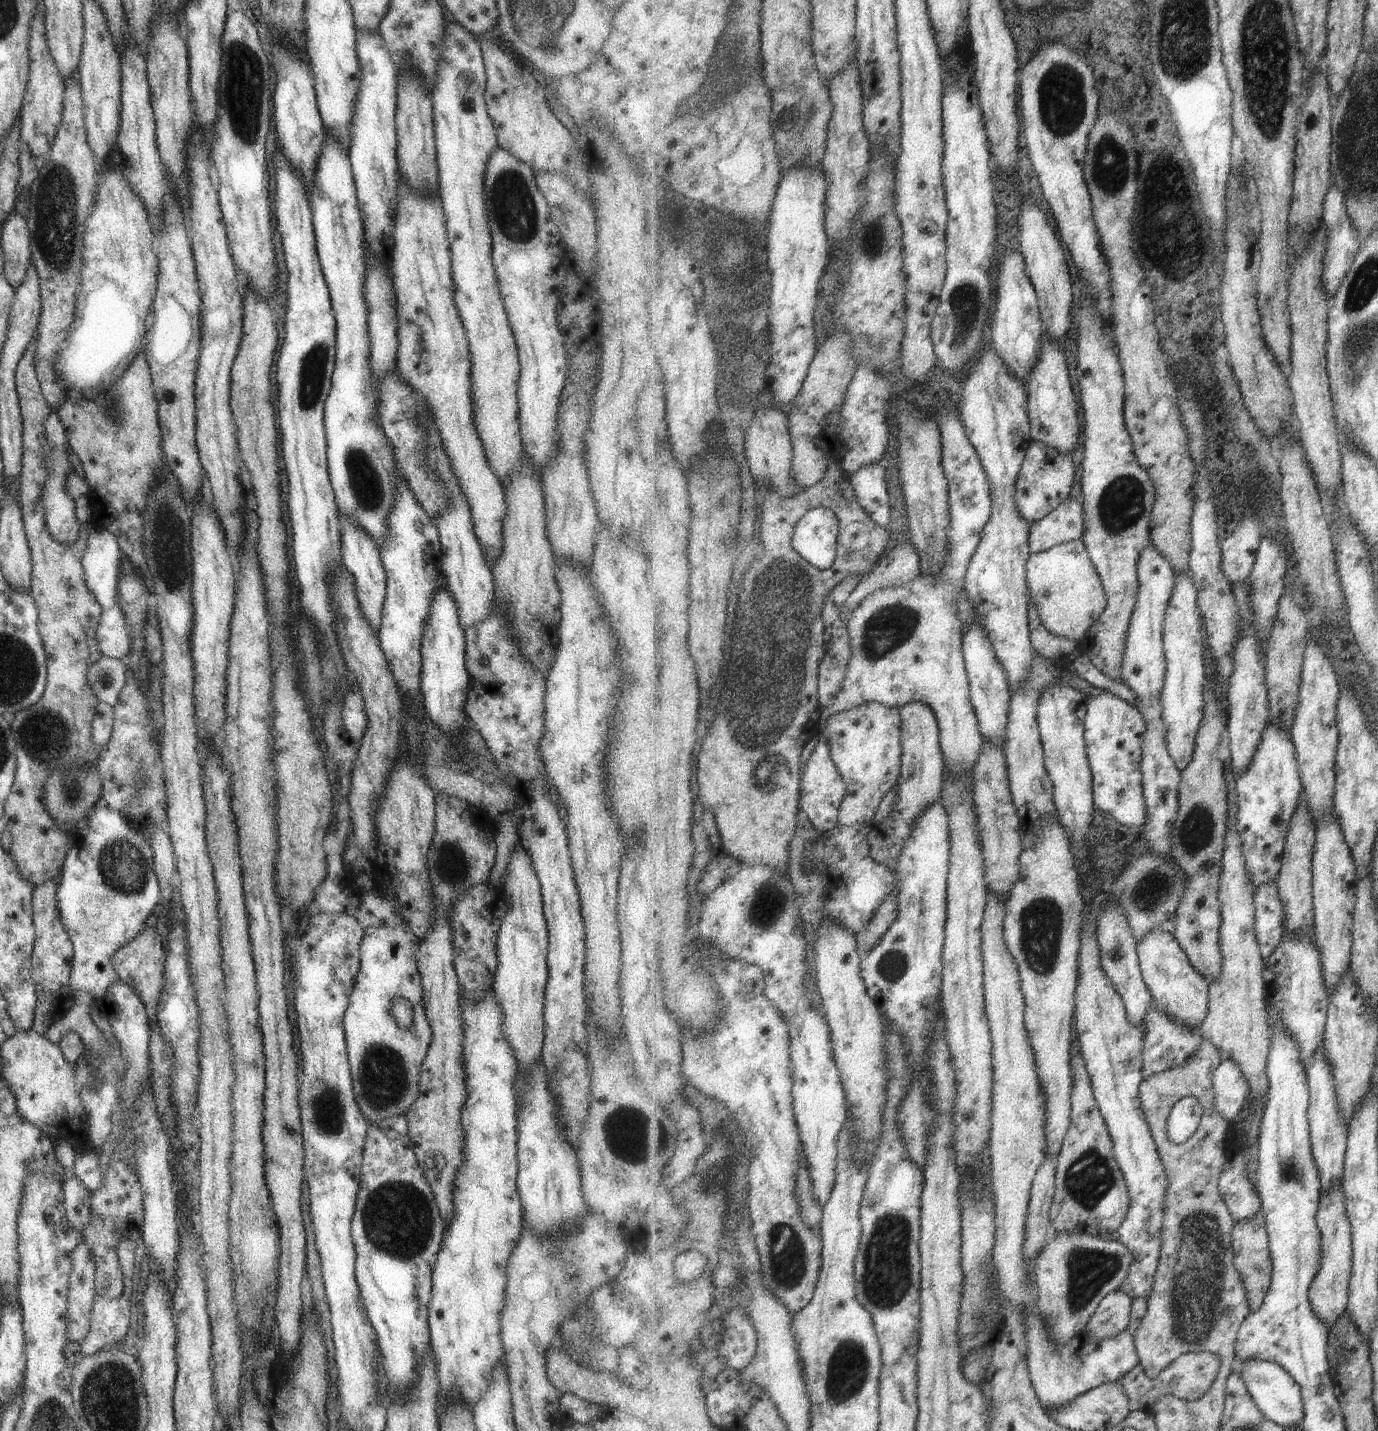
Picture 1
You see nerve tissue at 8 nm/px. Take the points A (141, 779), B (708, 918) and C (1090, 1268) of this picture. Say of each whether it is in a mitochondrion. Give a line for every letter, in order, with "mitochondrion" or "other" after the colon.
A: mitochondrion
B: other
C: mitochondrion

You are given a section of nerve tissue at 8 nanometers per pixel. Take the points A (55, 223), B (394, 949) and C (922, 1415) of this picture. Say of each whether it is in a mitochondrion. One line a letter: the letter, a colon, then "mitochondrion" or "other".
A: mitochondrion
B: other
C: other

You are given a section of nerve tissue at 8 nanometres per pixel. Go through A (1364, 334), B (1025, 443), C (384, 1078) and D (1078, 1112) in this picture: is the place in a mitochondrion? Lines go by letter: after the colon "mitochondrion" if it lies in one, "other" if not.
A: mitochondrion
B: other
C: mitochondrion
D: other

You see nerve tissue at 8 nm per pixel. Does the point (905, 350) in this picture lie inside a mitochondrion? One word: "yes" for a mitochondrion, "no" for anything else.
no

